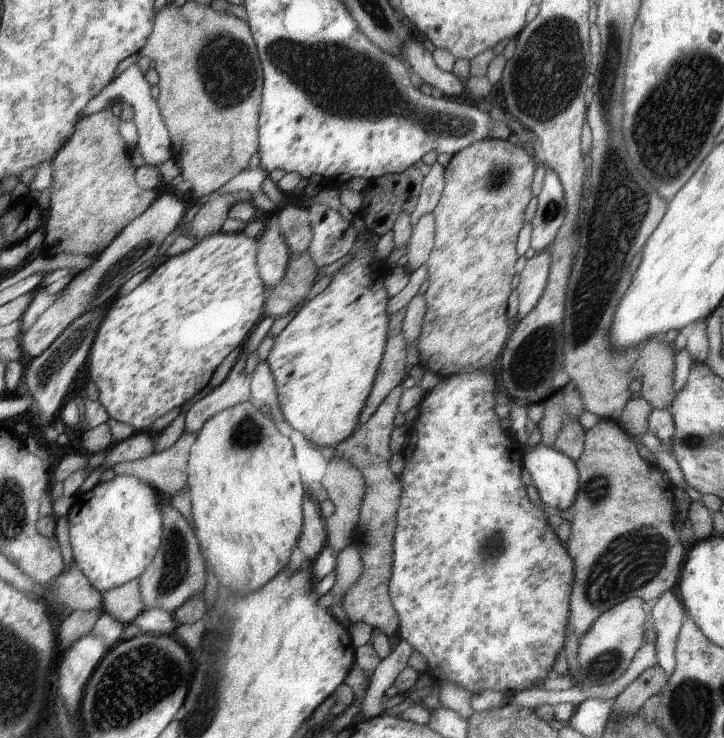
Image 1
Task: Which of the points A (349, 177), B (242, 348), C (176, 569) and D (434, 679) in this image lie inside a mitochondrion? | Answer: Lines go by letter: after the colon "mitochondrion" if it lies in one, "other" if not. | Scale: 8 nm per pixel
A: other
B: other
C: mitochondrion
D: other

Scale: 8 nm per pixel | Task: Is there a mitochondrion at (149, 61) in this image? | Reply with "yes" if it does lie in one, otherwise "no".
no

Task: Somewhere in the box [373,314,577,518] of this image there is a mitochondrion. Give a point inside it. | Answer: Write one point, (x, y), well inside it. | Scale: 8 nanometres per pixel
(536, 357)

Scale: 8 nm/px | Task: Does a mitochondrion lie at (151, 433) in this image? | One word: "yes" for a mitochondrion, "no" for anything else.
no

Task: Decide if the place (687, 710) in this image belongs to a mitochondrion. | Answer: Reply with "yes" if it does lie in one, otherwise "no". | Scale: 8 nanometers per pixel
yes

